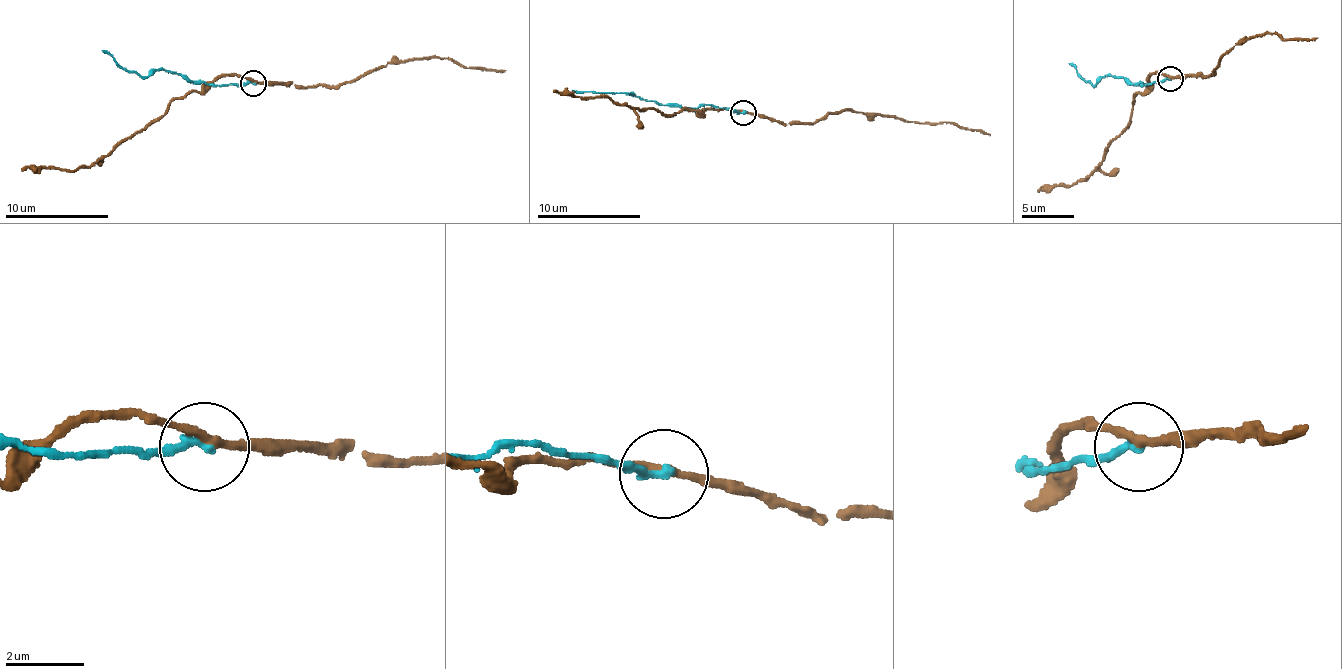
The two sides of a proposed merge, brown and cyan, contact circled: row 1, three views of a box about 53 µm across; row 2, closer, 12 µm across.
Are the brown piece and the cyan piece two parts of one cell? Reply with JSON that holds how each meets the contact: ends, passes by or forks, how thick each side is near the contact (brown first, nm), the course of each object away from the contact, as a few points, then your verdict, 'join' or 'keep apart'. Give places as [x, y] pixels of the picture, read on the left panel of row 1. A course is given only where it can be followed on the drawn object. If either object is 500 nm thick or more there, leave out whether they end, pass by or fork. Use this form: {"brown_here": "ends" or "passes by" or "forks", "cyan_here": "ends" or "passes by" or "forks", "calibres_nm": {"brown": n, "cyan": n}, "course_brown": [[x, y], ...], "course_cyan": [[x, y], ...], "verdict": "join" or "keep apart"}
{"brown_here": "passes by", "cyan_here": "ends", "calibres_nm": {"brown": 200, "cyan": 200}, "course_brown": [[253, 82], [244, 76], [216, 76], [87, 167], [21, 171]], "course_cyan": [[253, 82], [211, 85], [190, 82], [171, 71], [160, 70], [139, 77], [121, 68], [102, 49]], "verdict": "keep apart"}

